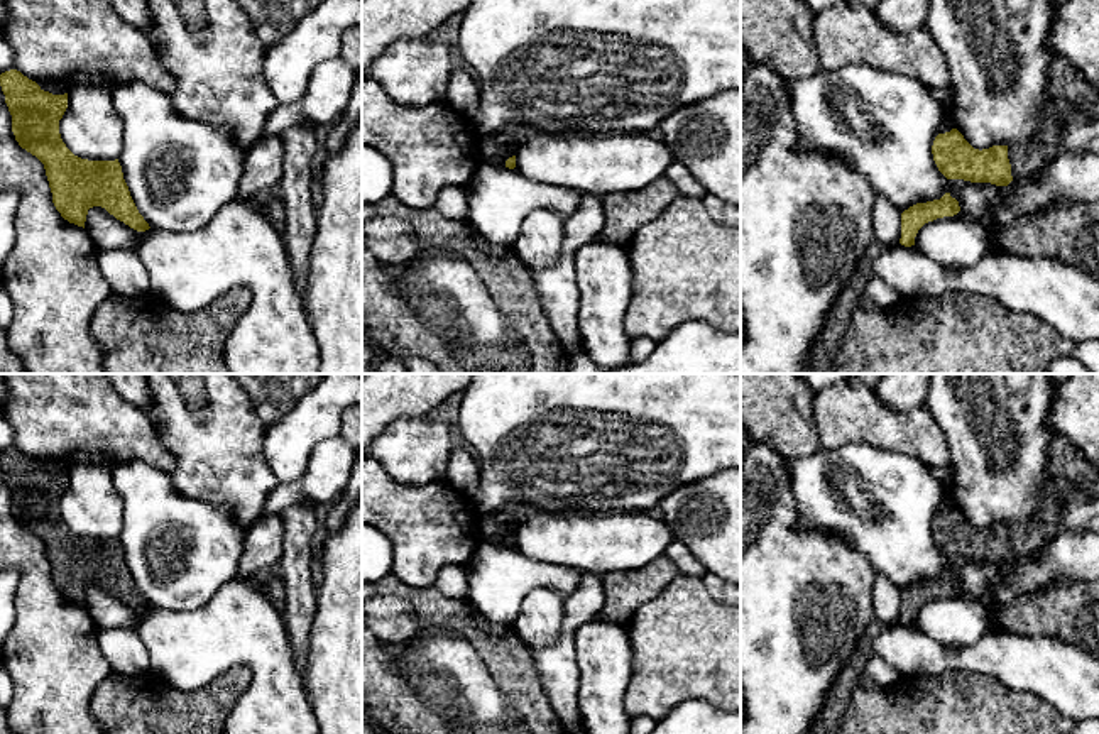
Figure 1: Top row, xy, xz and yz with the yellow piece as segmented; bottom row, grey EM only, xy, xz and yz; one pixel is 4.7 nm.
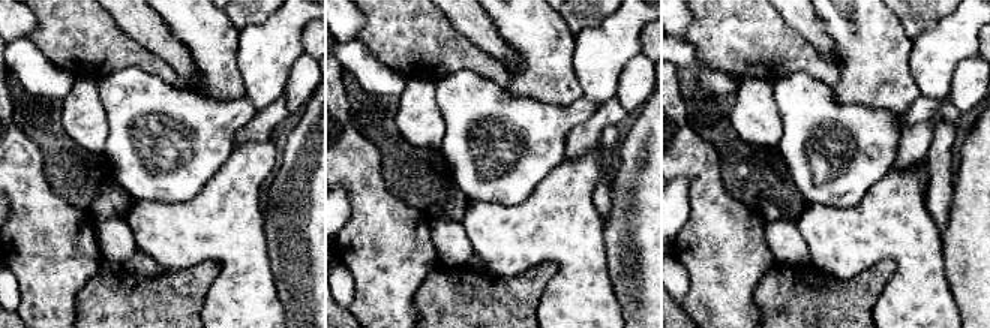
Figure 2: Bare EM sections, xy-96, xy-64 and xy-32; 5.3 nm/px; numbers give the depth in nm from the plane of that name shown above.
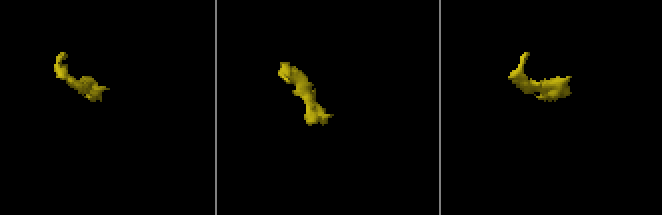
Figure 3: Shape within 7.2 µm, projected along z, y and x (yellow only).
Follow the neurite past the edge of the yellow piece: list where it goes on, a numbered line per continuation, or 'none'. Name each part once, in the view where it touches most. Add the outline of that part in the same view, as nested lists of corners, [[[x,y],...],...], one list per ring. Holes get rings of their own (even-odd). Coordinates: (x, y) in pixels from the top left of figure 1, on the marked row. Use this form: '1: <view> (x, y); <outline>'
1: yz (1067, 88); [[[1055,56],[1048,71],[1045,110],[1038,135],[1025,144],[1008,145],[1013,181],[1031,176],[1045,162],[1055,159],[1062,127],[1069,113],[1097,98],[1099,90],[1065,58]]]

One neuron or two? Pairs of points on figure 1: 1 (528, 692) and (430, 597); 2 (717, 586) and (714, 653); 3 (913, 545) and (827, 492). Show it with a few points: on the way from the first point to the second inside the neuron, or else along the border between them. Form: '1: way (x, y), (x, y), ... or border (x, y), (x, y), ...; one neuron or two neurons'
1: way (499, 685), (453, 640), (445, 626); one neuron
2: border (700, 577), (705, 589), (722, 604); two neurons
3: way (891, 525), (861, 494), (849, 492); one neuron

